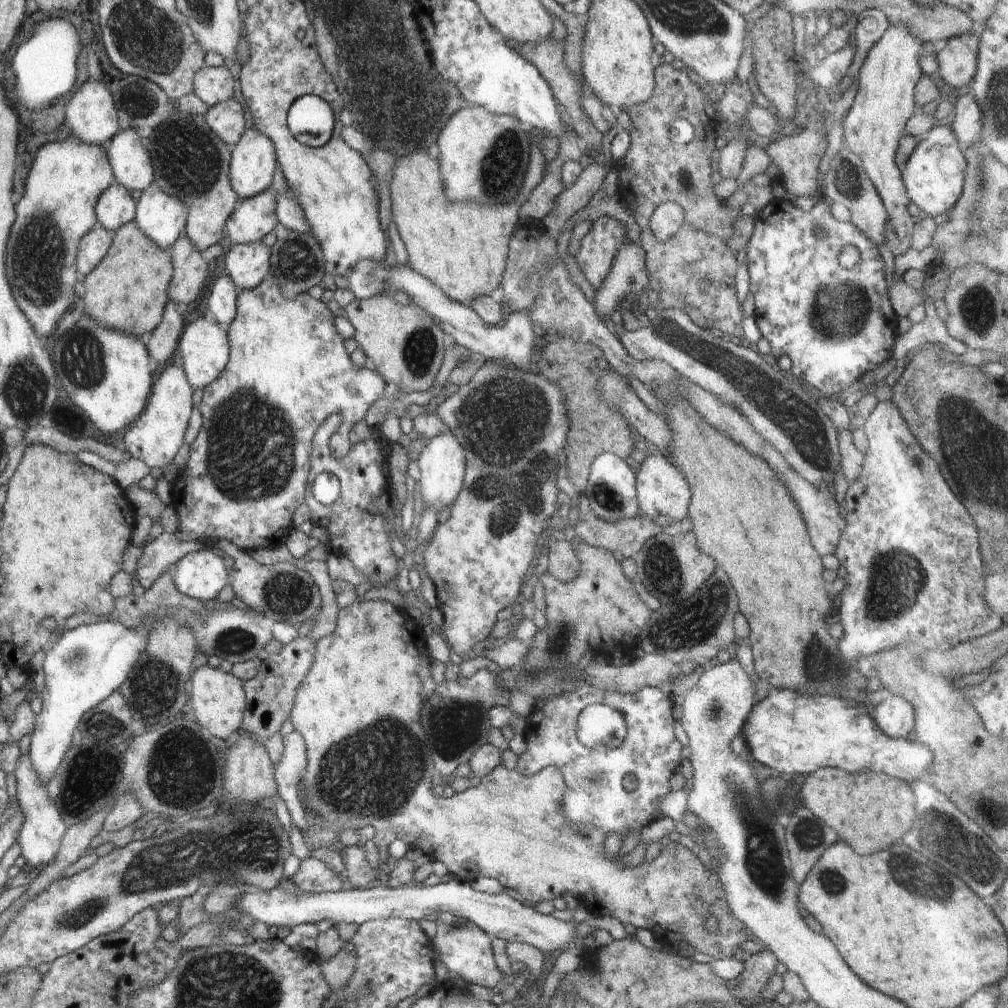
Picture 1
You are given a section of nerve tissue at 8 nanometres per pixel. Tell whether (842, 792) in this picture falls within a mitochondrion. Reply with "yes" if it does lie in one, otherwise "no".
no

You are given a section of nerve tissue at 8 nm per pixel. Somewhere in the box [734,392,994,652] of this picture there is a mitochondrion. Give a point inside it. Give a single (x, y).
(895, 578)

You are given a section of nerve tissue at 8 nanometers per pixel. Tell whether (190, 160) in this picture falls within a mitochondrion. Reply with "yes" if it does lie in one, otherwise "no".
yes

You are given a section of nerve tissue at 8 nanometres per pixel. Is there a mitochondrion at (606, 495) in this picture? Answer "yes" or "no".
yes

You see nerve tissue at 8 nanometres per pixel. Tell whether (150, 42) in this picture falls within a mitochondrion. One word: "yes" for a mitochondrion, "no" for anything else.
yes

